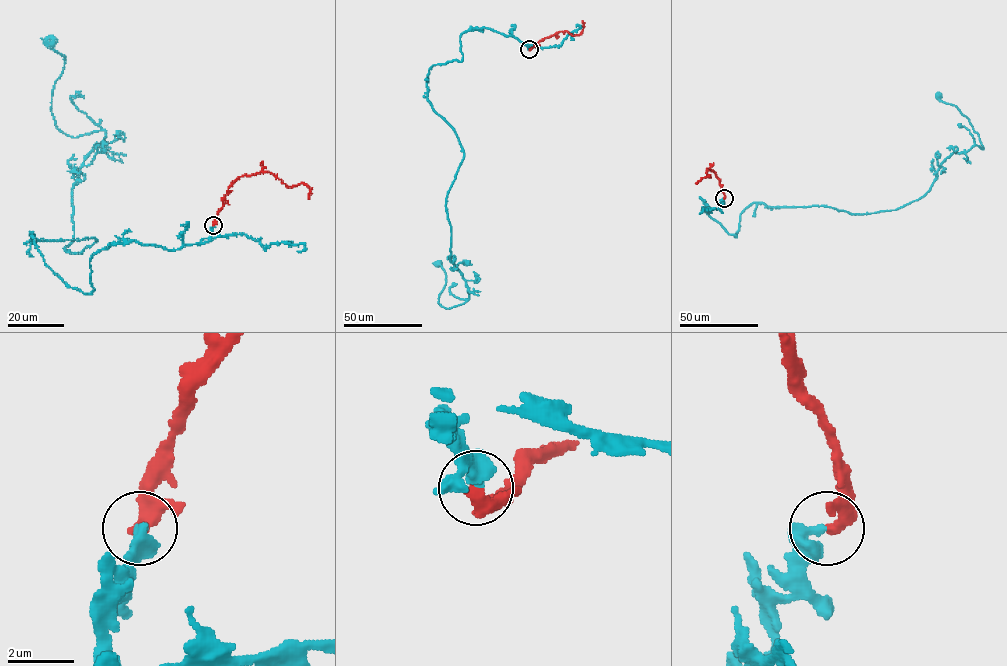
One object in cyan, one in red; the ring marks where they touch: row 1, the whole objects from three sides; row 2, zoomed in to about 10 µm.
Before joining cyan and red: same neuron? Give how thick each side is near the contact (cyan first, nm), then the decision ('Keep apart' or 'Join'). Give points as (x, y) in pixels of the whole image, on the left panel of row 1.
Thickness 480 nm (cyan) against 420 nm. Join

